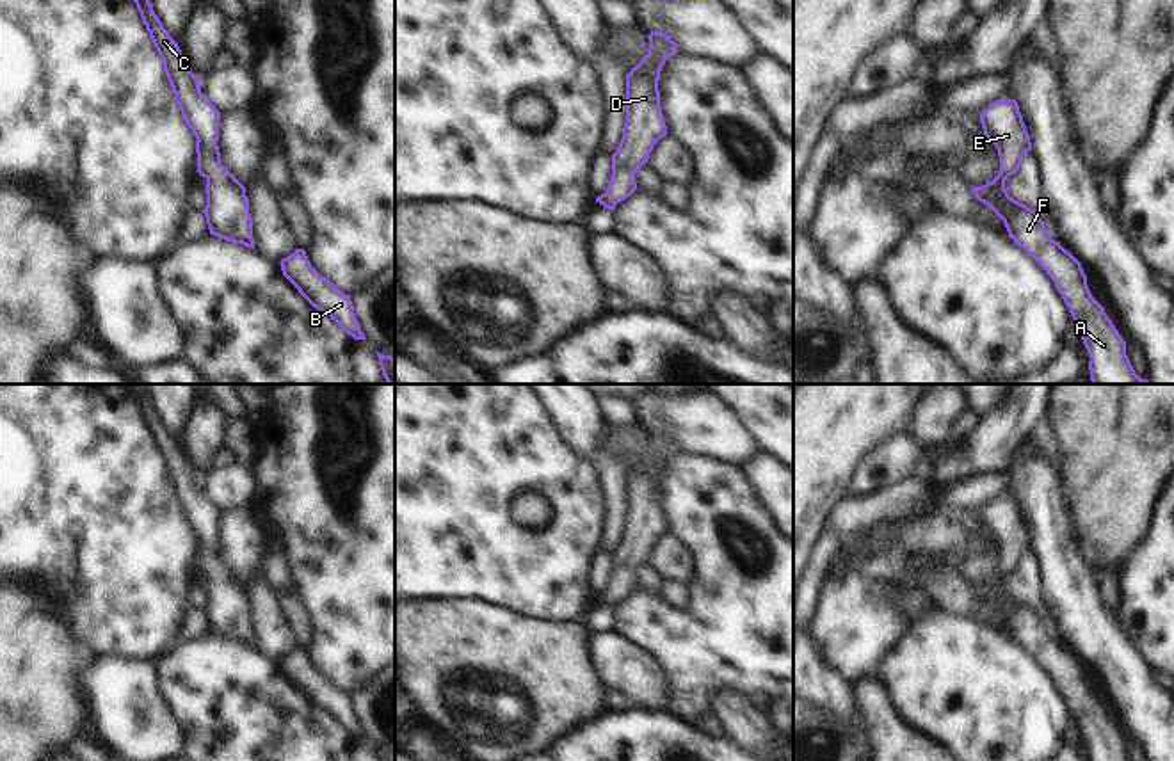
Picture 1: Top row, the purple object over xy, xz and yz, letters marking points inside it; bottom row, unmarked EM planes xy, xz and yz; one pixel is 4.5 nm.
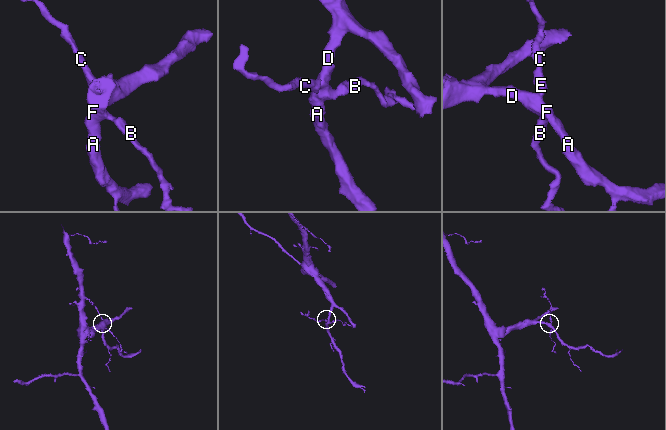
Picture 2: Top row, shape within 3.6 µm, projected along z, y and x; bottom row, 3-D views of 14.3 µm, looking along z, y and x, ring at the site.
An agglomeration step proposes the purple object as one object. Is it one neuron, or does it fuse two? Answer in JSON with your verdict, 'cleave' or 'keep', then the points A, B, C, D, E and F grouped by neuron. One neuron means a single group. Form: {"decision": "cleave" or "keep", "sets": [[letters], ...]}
{"decision": "keep", "sets": [["A", "B", "C", "D", "E", "F"]]}

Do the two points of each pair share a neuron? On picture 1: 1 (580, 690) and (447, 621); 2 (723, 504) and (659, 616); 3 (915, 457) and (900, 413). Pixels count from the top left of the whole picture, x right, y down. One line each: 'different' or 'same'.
1: same
2: same
3: different

